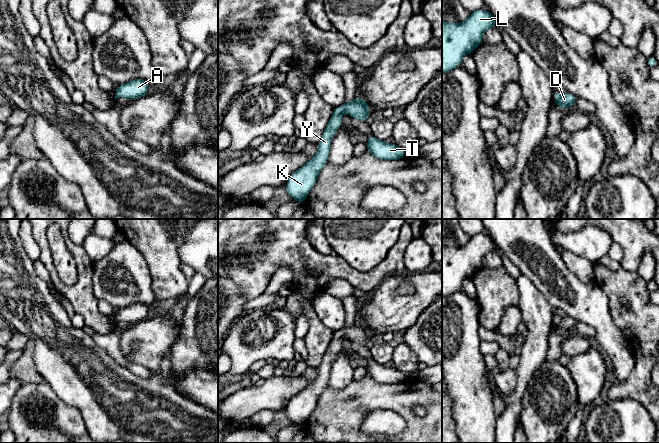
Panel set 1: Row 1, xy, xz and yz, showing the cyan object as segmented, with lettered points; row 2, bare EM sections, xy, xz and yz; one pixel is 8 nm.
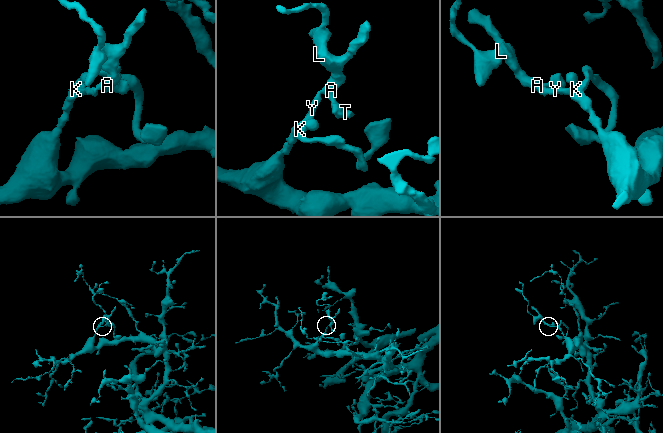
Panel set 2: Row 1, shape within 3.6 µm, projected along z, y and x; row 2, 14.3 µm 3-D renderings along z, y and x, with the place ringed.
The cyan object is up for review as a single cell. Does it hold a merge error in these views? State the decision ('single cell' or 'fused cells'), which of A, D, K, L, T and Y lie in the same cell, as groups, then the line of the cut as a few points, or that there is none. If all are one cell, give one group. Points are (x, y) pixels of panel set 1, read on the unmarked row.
single cell | A D K L T Y | no cut

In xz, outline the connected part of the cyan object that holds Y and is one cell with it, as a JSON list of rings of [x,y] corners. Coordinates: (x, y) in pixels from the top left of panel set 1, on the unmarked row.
[[[355,321],[350,327],[334,332],[333,338],[323,356],[317,378],[301,392],[293,396],[287,404],[286,415],[292,423],[303,428],[310,414],[315,410],[320,394],[328,385],[331,364],[343,349],[342,338],[347,336],[353,343],[368,347],[370,332],[364,322]]]

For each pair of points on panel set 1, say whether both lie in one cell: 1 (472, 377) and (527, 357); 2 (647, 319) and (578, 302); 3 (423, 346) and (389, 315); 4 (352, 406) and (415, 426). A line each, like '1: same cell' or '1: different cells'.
1: different cells
2: different cells
3: different cells
4: same cell

